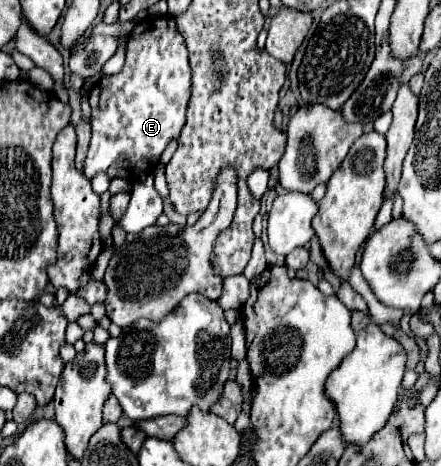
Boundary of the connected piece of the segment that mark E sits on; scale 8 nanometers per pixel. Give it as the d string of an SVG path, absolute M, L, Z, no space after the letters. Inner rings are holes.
M146 16L130 34L128 34L128 50L124 68L114 74L102 78L90 90L90 108L92 108L92 142L88 148L88 156L84 160L84 174L94 178L98 172L108 174L108 178L122 176L128 182L136 182L140 174L154 172L158 160L172 138L178 138L184 118L186 106L190 100L190 64L188 50L184 38L176 30L176 20L172 16Z

